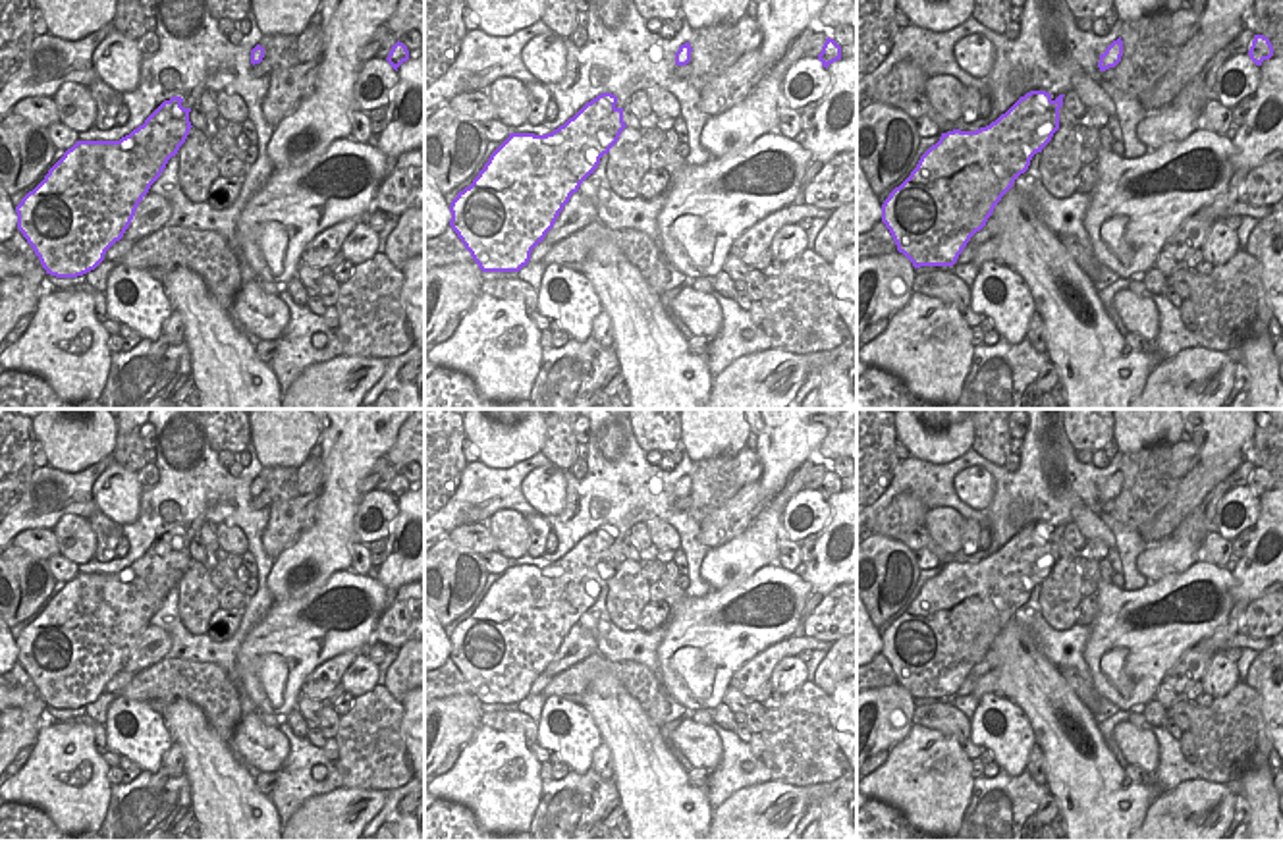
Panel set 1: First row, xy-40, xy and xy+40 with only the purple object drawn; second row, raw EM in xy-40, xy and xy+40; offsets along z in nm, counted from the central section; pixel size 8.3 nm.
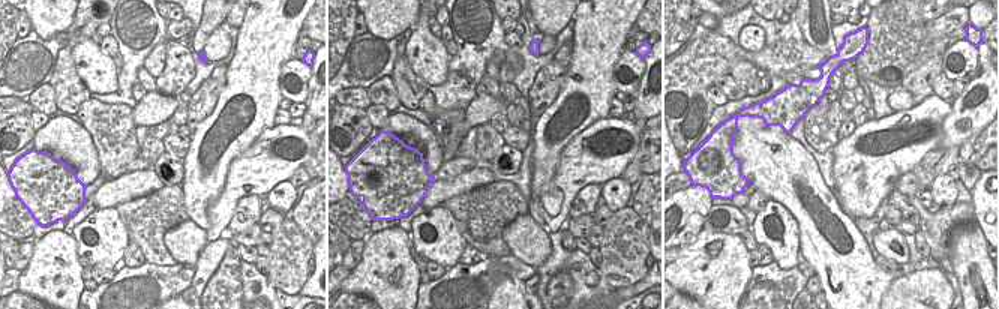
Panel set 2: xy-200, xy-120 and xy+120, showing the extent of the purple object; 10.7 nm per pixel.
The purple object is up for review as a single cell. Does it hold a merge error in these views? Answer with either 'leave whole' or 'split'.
leave whole

